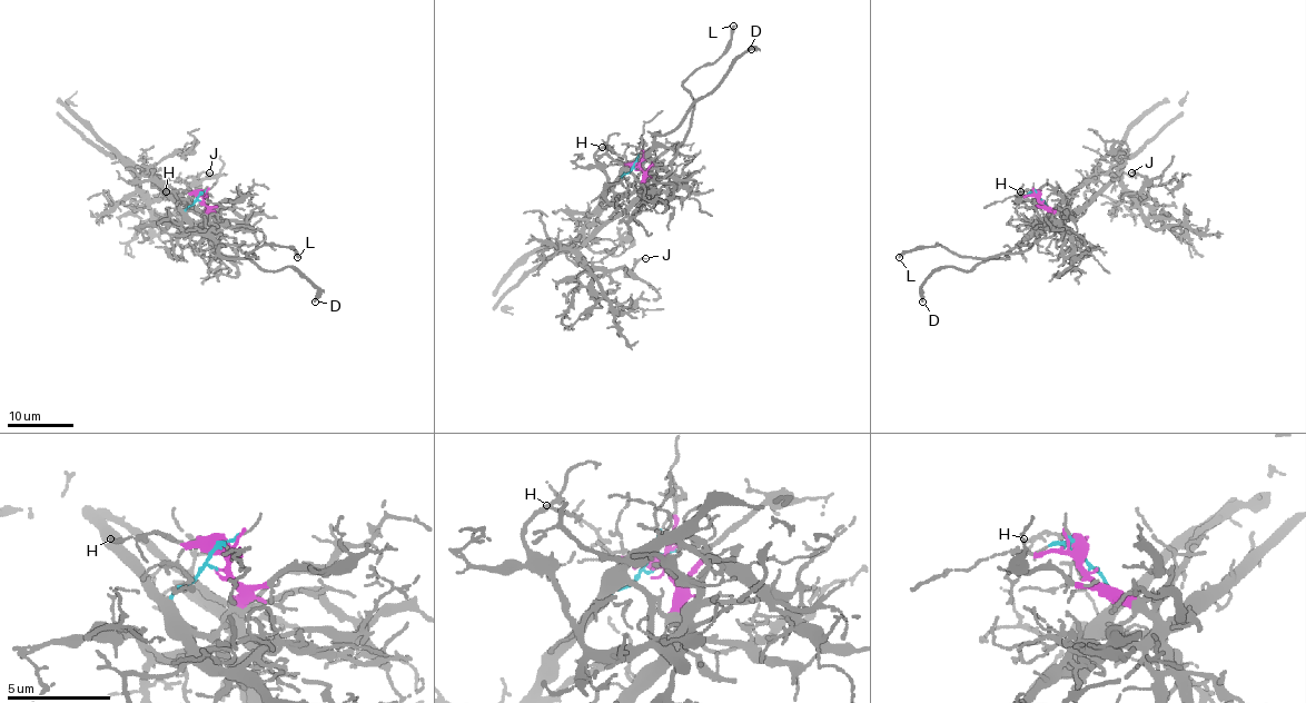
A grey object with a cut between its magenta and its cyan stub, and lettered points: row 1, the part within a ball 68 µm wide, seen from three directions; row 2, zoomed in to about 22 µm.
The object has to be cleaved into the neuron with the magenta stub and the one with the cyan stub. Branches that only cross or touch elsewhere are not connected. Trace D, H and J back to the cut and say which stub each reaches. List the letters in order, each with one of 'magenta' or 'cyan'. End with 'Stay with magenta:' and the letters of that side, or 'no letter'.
D: cyan
H: magenta
J: cyan
Stay with magenta: H

